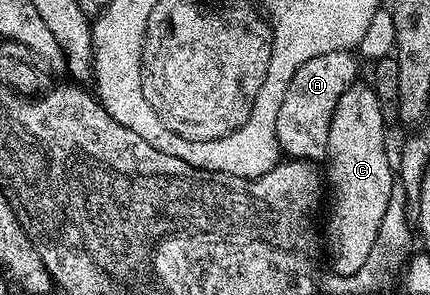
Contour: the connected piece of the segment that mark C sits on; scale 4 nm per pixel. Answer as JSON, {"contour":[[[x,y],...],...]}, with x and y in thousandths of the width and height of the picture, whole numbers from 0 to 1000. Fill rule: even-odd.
{"contour":[[[830,281],[816,288],[786,336],[786,363],[767,417],[763,461],[763,529],[758,563],[758,627],[774,641],[772,698],[760,698],[763,766],[749,776],[749,844],[758,861],[758,898],[770,922],[786,932],[821,932],[840,912],[842,892],[863,871],[870,810],[898,725],[898,695],[907,678],[909,634],[916,617],[916,563],[905,532],[907,498],[893,481],[898,427],[888,376],[879,363],[879,322],[870,322],[863,285]]]}

